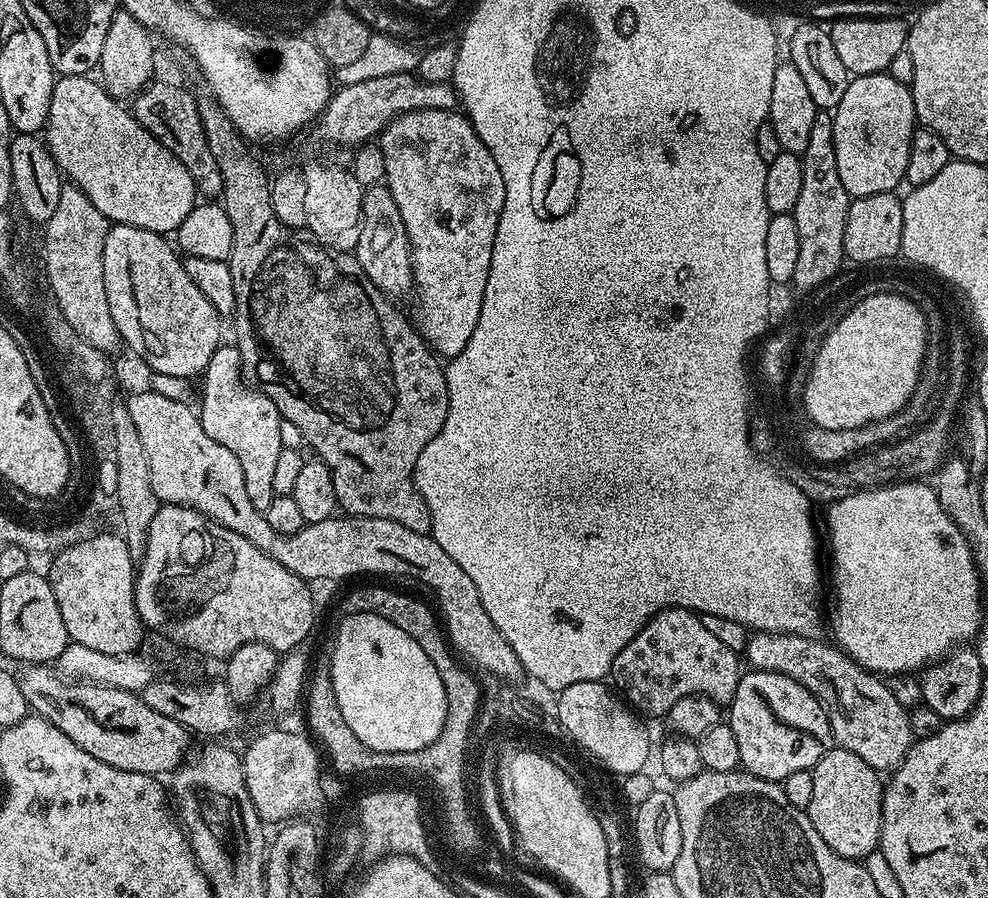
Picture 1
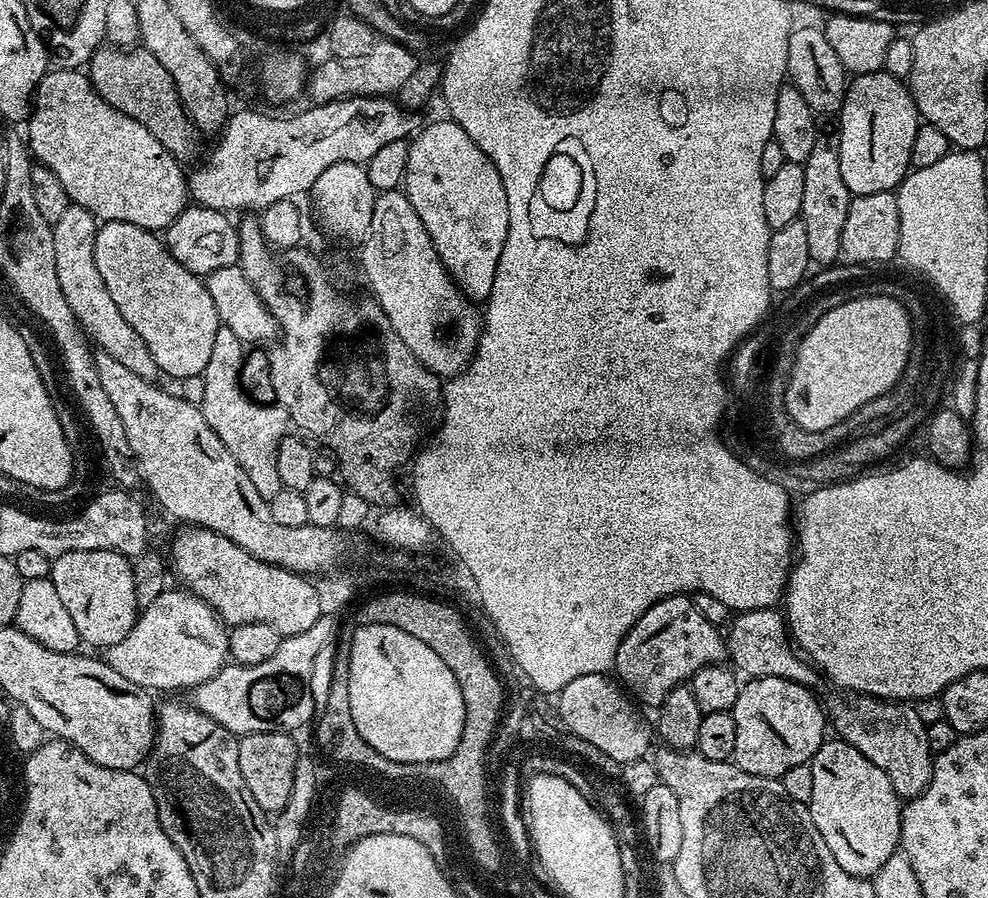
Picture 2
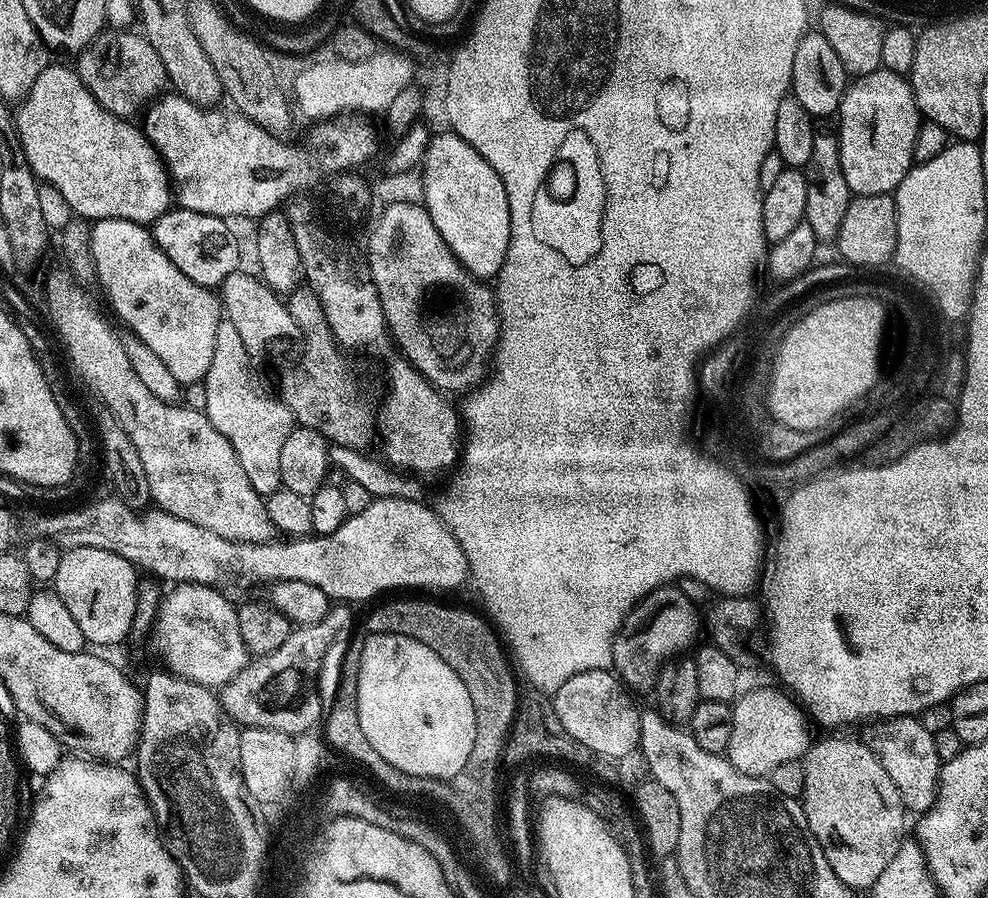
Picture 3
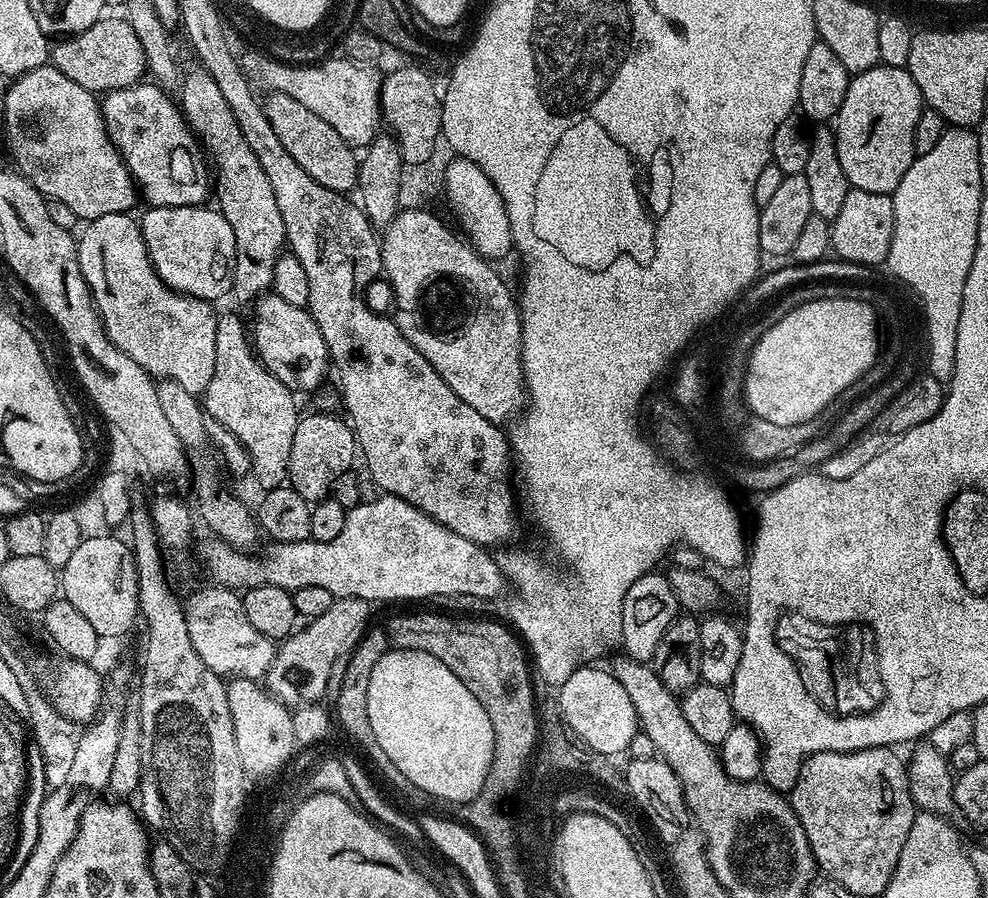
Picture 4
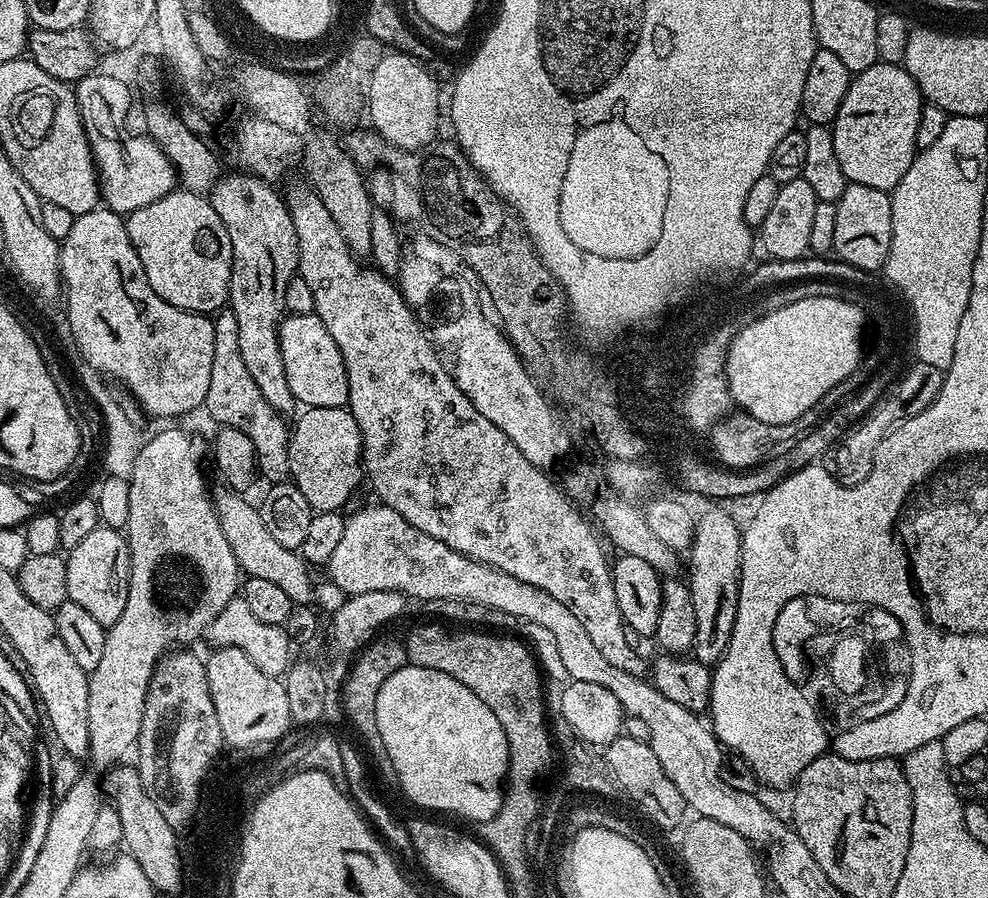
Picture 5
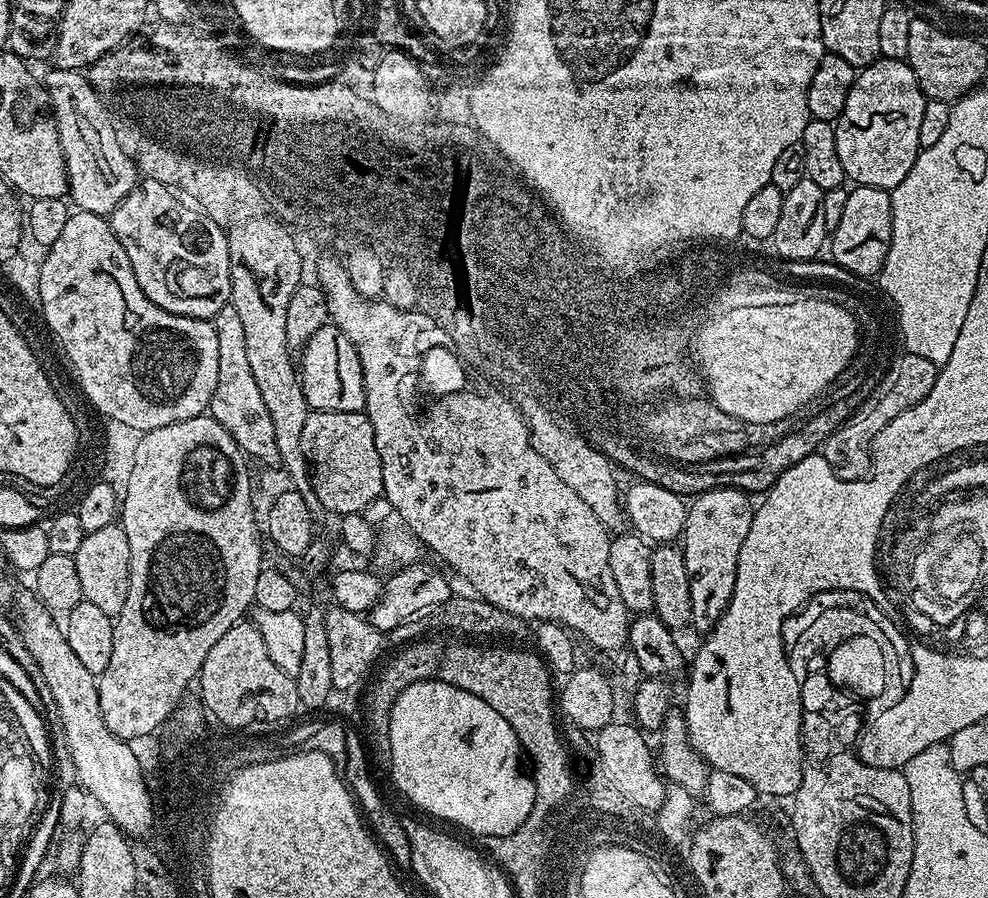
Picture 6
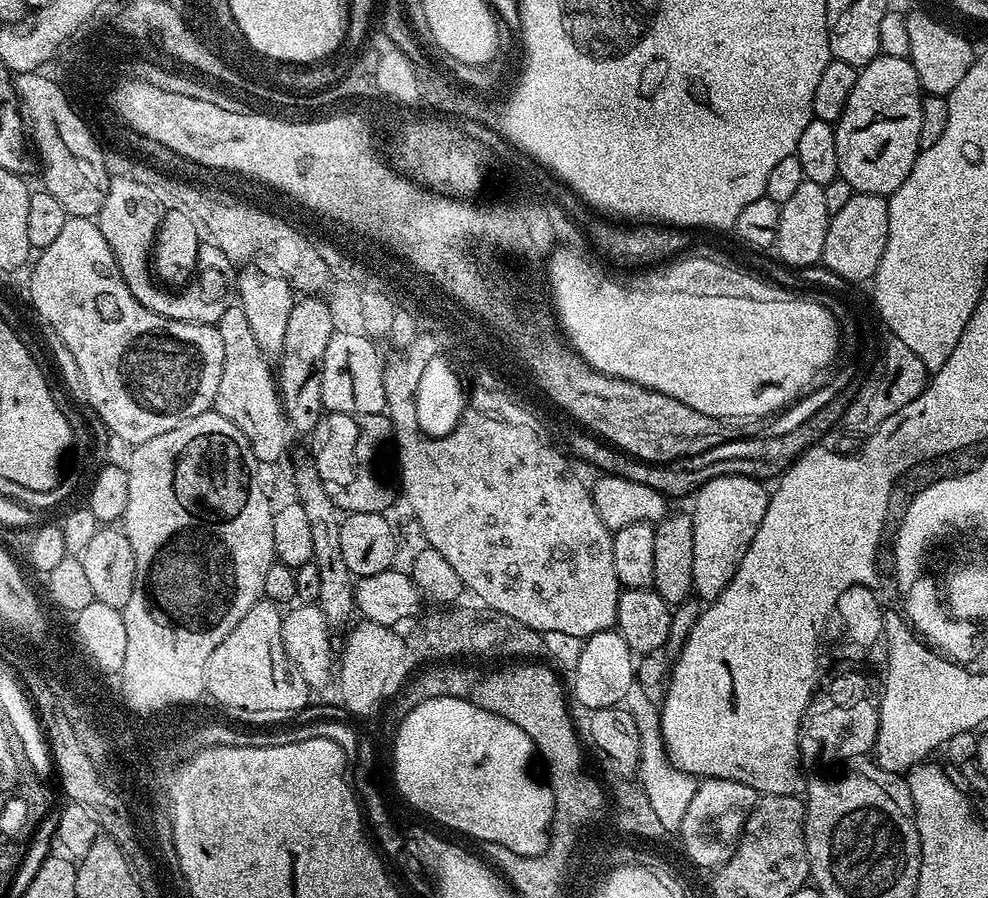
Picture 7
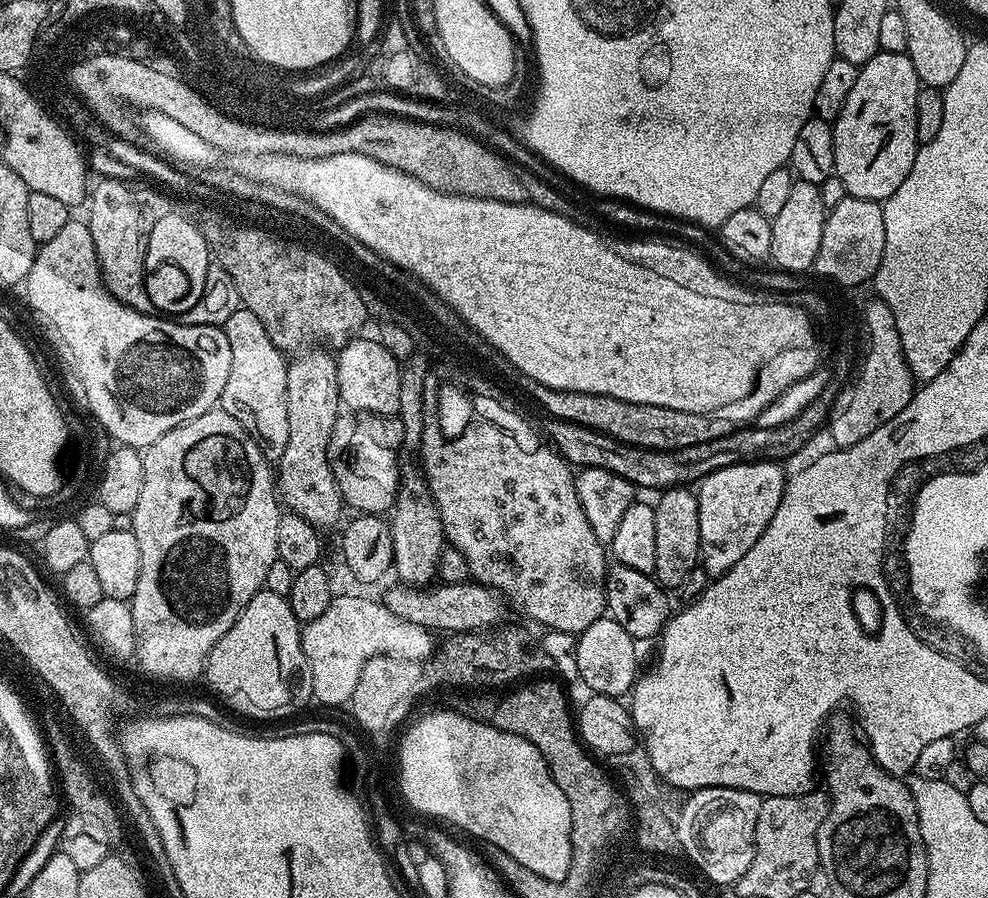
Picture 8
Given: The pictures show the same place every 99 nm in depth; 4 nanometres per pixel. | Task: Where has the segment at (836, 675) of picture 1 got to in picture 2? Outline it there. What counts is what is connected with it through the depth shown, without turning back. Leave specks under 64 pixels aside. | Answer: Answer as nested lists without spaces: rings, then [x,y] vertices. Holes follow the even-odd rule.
[[[763,608],[762,610],[737,613],[730,622],[725,635],[725,649],[731,665],[745,677],[778,677],[790,680],[804,687],[813,687],[818,677],[817,669],[804,659],[795,648],[788,631],[787,619],[779,609]],[[857,695],[849,700],[834,710],[835,733],[878,766],[902,800],[918,795],[931,780],[933,759],[927,725],[918,717],[915,707],[906,702],[880,700],[875,696]]]

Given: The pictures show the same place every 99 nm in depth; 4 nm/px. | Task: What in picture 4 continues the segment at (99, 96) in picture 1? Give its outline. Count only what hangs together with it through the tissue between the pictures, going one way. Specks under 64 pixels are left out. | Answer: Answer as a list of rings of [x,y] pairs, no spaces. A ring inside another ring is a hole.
[[[45,66],[43,68],[35,68],[26,74],[15,77],[9,83],[8,93],[6,94],[6,110],[2,113],[4,120],[4,136],[8,139],[8,148],[12,151],[11,163],[25,176],[25,178],[37,188],[48,200],[57,200],[58,202],[66,202],[66,206],[70,206],[70,210],[74,210],[77,221],[87,222],[102,218],[102,214],[118,214],[119,212],[131,213],[132,207],[135,206],[136,200],[138,204],[138,189],[135,180],[128,172],[128,167],[124,161],[120,151],[116,148],[116,143],[112,141],[108,135],[108,128],[104,125],[104,115],[100,113],[101,101],[97,99],[93,93],[88,92],[82,86],[78,86],[78,82],[70,82],[70,78],[66,78],[66,74],[62,74],[56,68]]]

